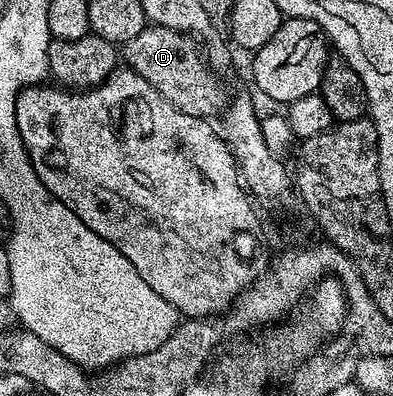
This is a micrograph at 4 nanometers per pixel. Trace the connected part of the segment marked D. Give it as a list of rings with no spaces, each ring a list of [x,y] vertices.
[[[158,26],[143,28],[137,38],[129,38],[129,42],[122,45],[121,60],[126,67],[141,74],[161,98],[185,114],[215,118],[229,103],[226,86],[215,77],[218,76],[216,69],[211,67],[204,49],[188,33]]]

